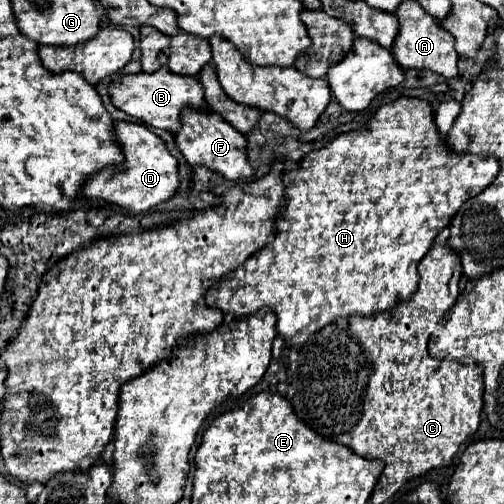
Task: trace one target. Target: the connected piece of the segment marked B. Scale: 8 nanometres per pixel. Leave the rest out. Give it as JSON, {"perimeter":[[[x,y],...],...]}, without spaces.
{"perimeter":[[[158,69],[154,73],[136,73],[136,75],[120,75],[112,81],[108,87],[112,103],[128,113],[130,117],[158,129],[166,129],[170,133],[176,133],[180,129],[180,113],[184,107],[202,111],[206,107],[204,101],[204,89],[196,77],[176,75],[168,69]]]}

